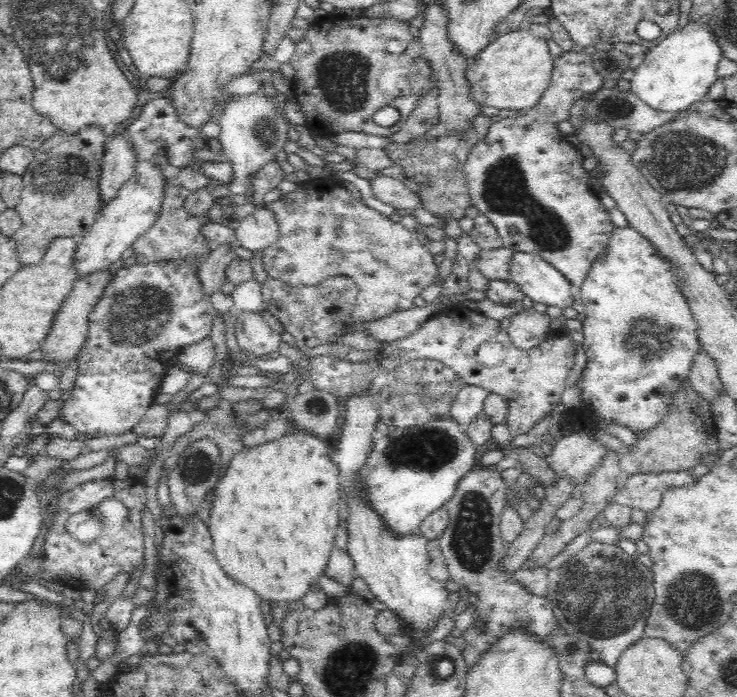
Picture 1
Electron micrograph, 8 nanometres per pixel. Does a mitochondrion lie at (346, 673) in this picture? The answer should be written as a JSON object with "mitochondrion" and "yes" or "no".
{"mitochondrion":"yes"}

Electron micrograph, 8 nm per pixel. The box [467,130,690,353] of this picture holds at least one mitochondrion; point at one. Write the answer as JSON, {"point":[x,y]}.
{"point":[504,189]}

